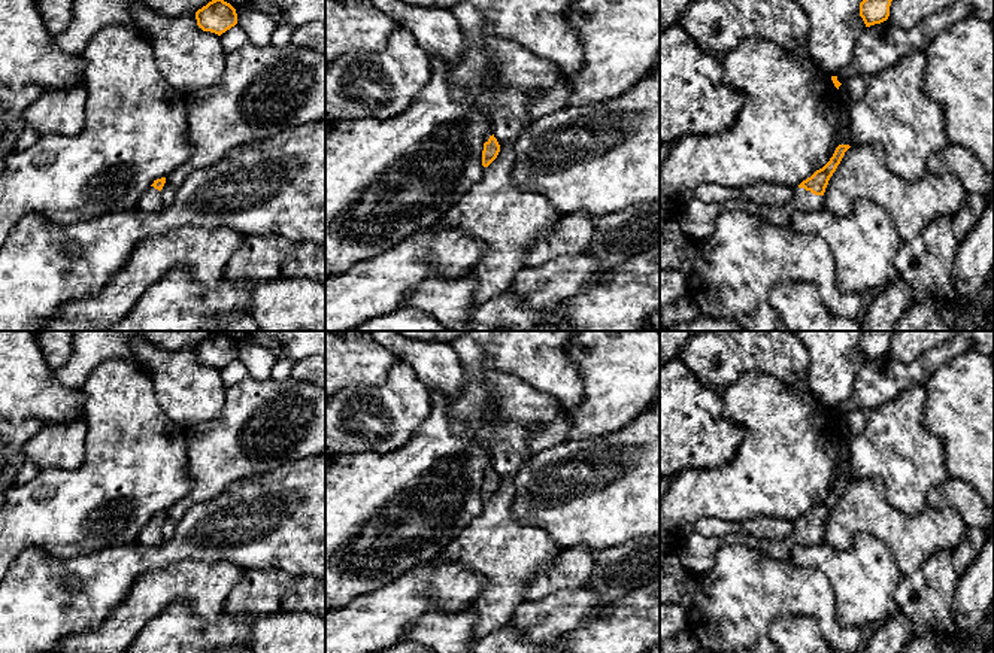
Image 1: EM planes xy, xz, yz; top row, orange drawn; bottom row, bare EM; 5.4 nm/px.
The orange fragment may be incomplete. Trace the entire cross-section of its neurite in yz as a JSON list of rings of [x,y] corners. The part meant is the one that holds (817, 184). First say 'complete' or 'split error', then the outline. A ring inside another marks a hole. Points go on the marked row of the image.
split error; [[[839,145],[830,161],[794,188],[793,198],[784,204],[760,206],[745,198],[703,203],[694,198],[678,213],[679,227],[687,237],[697,243],[713,234],[716,219],[724,210],[742,210],[773,225],[788,225],[797,210],[813,212],[822,209],[822,195],[828,180],[849,148],[849,145]]]

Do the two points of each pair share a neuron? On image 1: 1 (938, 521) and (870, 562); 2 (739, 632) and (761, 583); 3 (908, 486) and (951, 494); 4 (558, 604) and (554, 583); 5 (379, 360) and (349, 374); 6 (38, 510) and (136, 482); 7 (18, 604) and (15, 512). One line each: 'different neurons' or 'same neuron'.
1: different neurons
2: same neuron
3: different neurons
4: different neurons
5: same neuron
6: same neuron
7: different neurons

